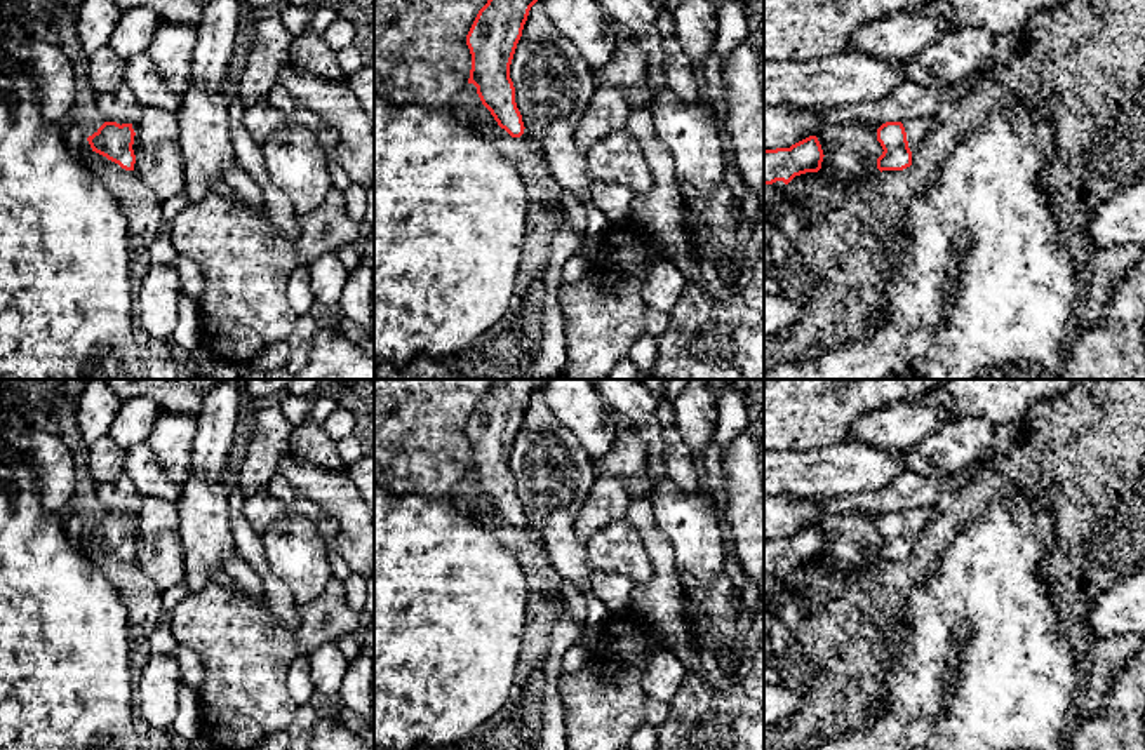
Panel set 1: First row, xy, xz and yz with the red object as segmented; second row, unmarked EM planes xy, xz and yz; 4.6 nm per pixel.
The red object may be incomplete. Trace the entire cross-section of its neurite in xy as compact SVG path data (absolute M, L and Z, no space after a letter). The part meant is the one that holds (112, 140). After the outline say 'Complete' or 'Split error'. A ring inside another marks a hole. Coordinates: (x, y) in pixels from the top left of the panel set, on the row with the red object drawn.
M104 122L87 137L92 151L118 164L125 171L134 171L136 148L139 141L137 124Z. Split error

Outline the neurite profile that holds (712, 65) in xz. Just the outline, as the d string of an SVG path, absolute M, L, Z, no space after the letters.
M712 45L710 54L705 61L705 77L708 82L708 97L713 108L715 117L719 118L722 129L726 129L726 94L720 77L720 57Z

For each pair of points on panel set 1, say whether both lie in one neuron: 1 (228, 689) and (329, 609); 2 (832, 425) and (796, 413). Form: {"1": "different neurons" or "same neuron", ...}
{"1": "same neuron", "2": "same neuron"}

